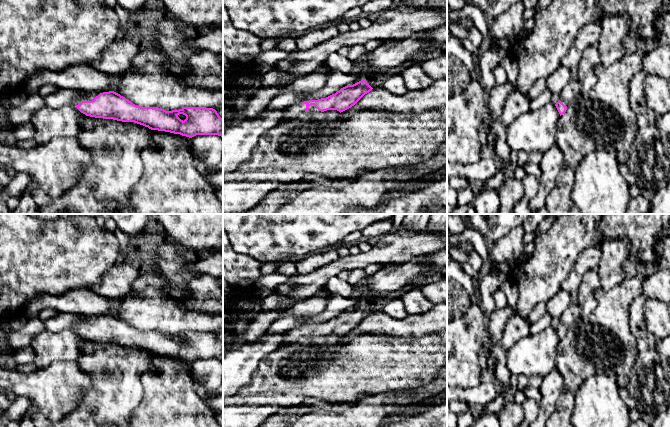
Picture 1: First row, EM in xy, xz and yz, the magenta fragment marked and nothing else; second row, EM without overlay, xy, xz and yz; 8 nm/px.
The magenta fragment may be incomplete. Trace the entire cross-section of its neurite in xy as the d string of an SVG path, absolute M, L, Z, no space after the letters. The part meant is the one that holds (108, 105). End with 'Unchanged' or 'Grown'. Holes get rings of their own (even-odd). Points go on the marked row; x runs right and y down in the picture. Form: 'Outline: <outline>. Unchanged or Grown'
Outline: M114 91L85 93L86 96L74 105L86 116L134 122L151 130L180 134L189 138L196 135L223 137L223 119L213 108L183 107L166 111L158 107L137 106Z. Grown

